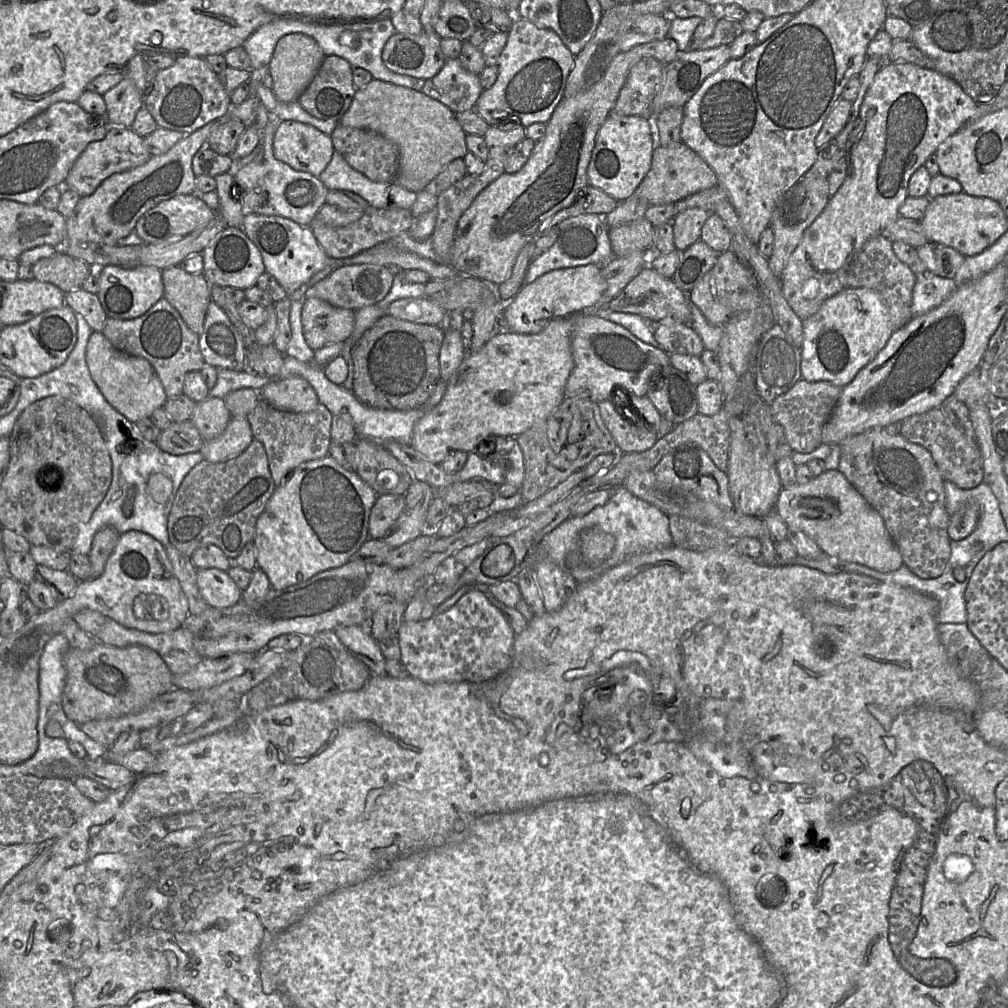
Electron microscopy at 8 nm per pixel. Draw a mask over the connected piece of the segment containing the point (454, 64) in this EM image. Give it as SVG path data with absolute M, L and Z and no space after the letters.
M455 58L447 59L442 69L425 81L421 91L456 114L474 109L483 90L479 75L467 71Z

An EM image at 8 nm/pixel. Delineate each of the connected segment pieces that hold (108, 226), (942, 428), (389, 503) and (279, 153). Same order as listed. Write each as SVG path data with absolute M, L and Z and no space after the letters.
M250 95L243 103L231 106L225 116L185 135L166 153L151 156L141 166L108 177L91 195L81 197L73 212L66 217L67 242L116 245L120 239L134 231L137 221L143 214L160 202L177 195L198 193L195 187L196 175L192 169L193 156L206 146L210 132L217 125L230 119L246 122L259 102L256 95Z
M941 407L905 418L901 421L899 434L930 452L944 480L962 489L974 488L983 482L983 461L975 439L961 432Z
M379 495L369 516L369 538L383 539L400 517L404 508L404 495Z
M286 120L277 126L273 140L274 157L296 171L319 177L334 152L331 137L312 125Z

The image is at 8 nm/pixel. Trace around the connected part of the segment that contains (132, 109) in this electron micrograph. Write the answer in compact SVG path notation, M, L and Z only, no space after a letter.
M126 76L103 95L106 120L113 127L131 128L137 112L144 106L144 94Z

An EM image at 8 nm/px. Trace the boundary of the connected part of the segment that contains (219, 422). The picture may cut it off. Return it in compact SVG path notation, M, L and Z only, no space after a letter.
M208 397L197 403L191 421L204 441L218 437L227 427L232 415L224 399Z

